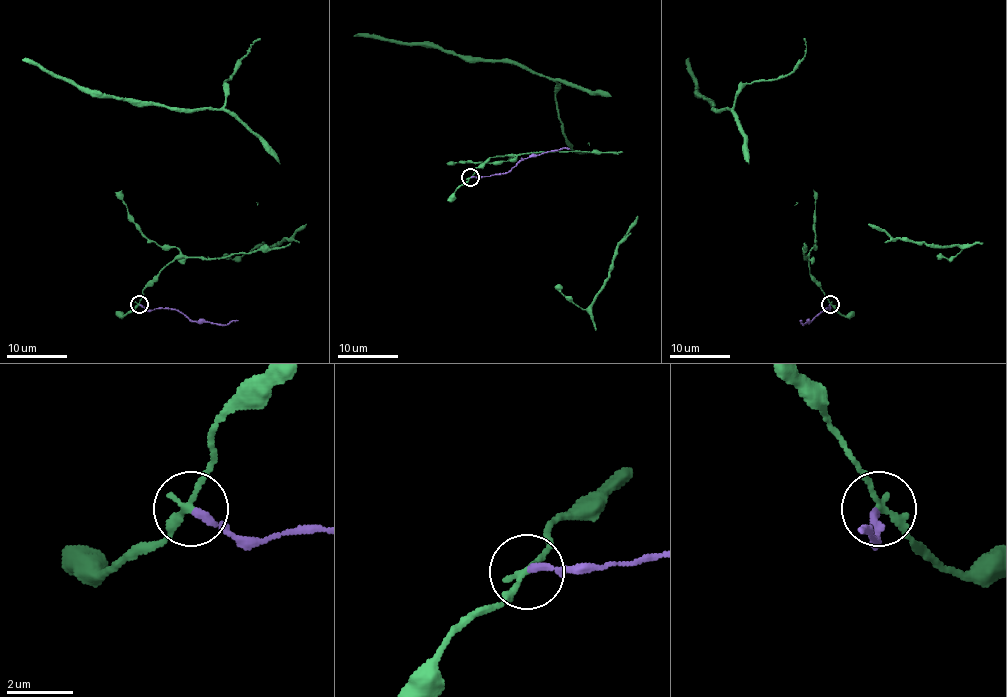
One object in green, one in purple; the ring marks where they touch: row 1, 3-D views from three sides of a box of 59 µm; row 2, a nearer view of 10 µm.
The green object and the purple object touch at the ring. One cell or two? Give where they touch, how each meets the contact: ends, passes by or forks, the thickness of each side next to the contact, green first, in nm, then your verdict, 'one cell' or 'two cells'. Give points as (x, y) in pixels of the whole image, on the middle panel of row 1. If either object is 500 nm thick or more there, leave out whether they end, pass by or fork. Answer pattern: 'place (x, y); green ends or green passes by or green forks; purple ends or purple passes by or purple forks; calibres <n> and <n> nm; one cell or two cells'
place (470, 177); green passes by; purple ends; calibres 180 and 220 nm; two cells

